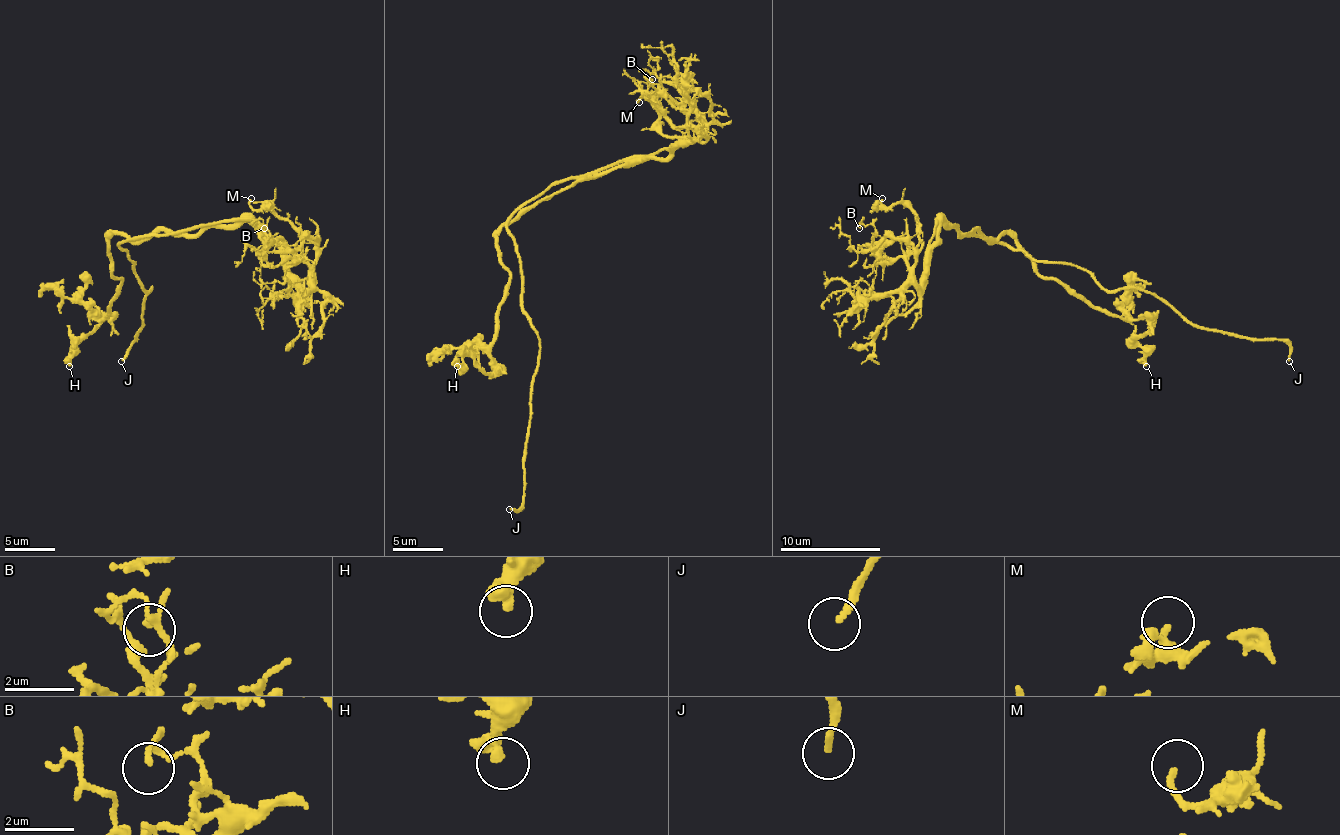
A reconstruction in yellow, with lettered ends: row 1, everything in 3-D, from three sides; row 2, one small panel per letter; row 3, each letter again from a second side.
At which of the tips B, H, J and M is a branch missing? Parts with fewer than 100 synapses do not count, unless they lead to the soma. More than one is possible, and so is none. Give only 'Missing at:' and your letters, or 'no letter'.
Missing at: J

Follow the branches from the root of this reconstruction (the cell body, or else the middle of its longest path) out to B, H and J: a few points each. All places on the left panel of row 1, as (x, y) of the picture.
B: (144, 236), (251, 221), (306, 288), (308, 266), (281, 238), (264, 241), (251, 223), (261, 218), (264, 228)
H: (144, 236), (111, 236), (109, 271), (121, 283), (101, 321), (76, 341), (69, 366)
J: (144, 236), (119, 246), (134, 263), (139, 283), (151, 288), (144, 298), (136, 338), (121, 361)

